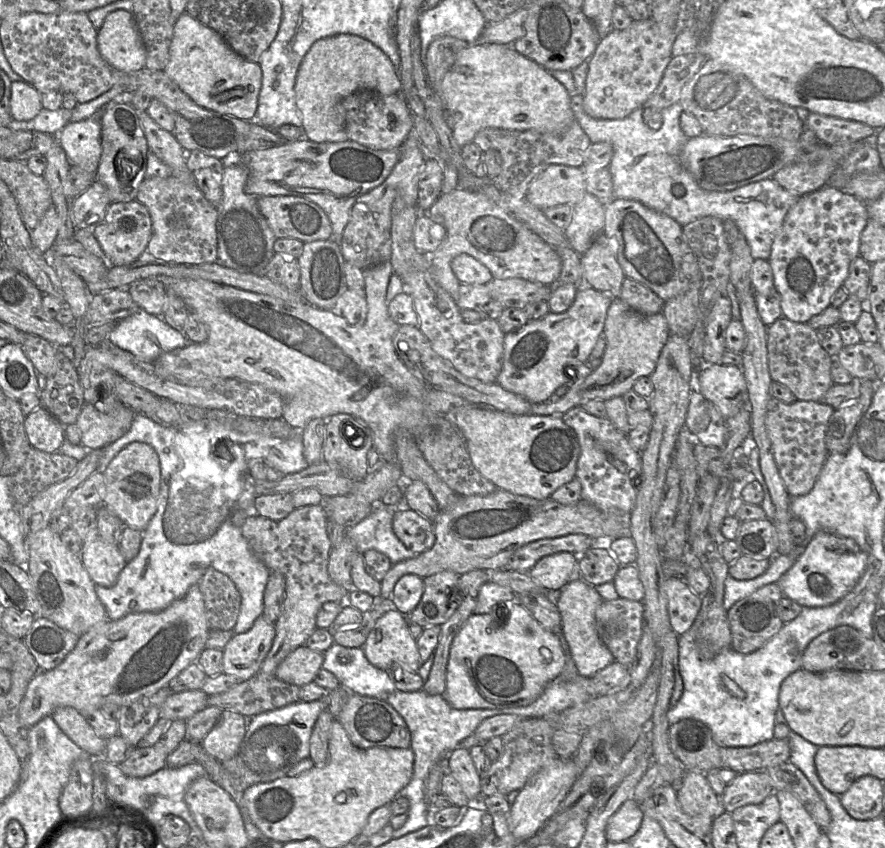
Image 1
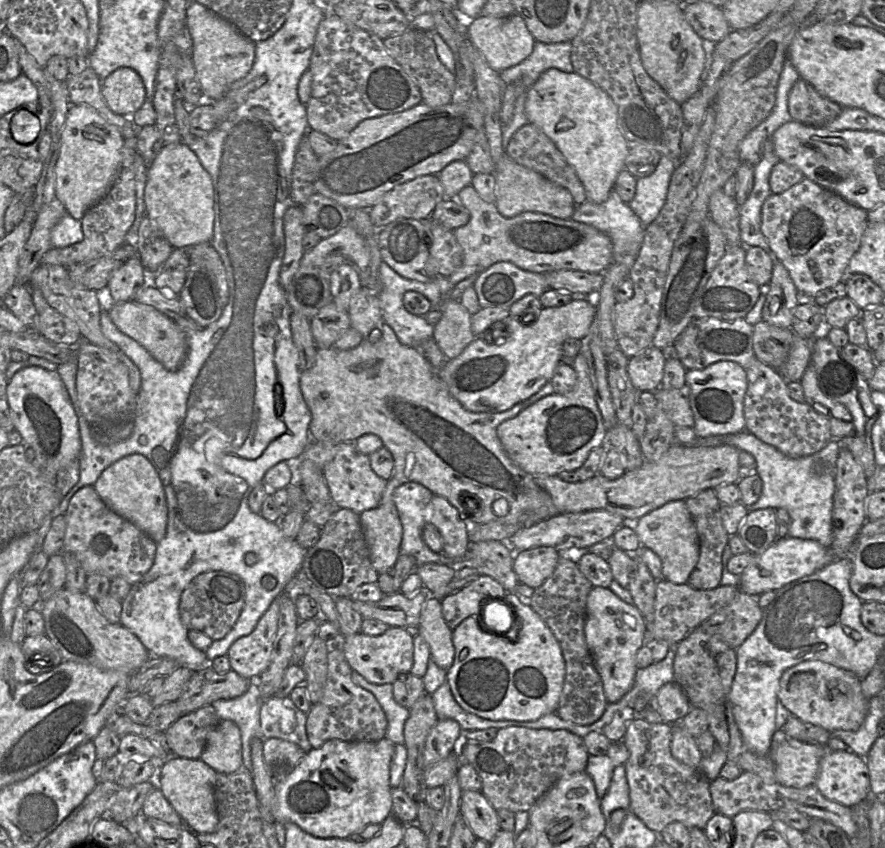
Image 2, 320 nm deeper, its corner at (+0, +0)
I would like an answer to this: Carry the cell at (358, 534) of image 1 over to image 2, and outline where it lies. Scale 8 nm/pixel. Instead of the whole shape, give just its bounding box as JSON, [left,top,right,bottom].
[393,482,467,566]

